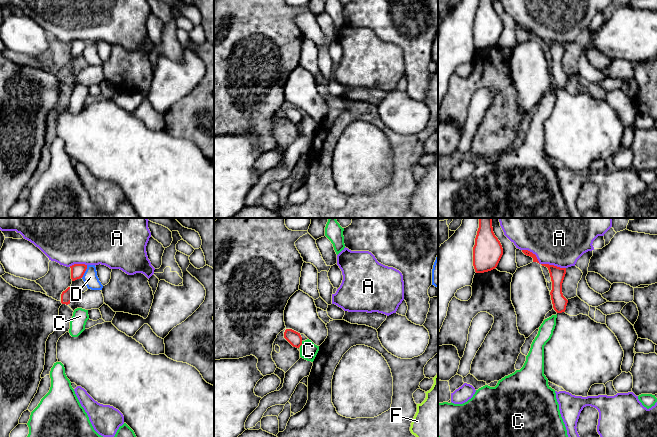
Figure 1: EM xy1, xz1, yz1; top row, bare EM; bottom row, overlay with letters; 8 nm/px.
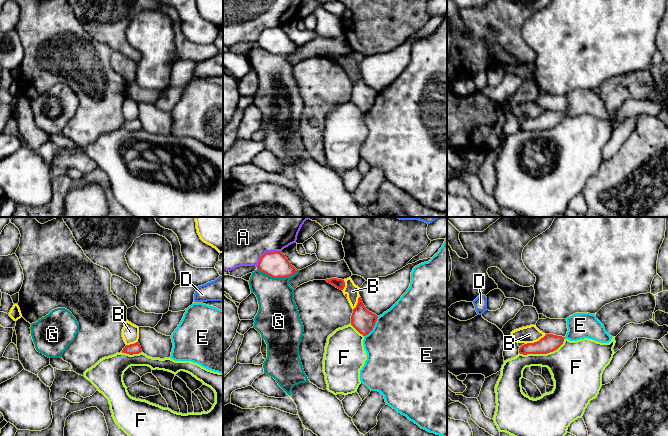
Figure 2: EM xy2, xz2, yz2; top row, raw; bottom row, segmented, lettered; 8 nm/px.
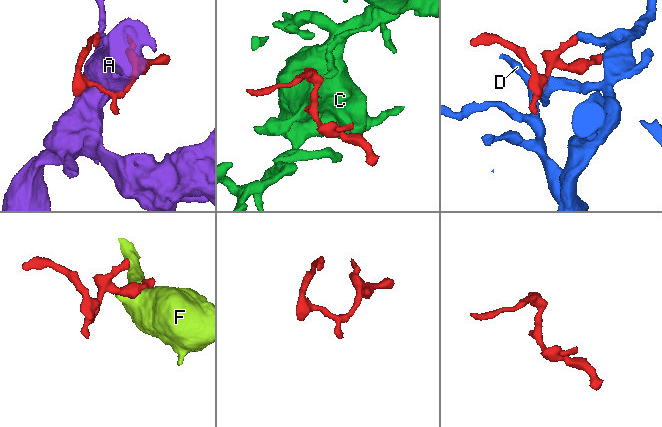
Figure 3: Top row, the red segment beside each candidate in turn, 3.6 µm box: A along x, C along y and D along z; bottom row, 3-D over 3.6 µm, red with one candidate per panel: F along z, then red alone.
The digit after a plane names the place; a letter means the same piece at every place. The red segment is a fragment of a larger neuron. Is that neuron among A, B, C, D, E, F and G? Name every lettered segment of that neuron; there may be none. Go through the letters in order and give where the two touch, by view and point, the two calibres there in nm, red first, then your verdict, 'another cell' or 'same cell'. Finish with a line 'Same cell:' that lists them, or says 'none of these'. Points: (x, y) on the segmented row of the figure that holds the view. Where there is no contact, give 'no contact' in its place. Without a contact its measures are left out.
A: contact yz1 (542, 264); calibres 120 and 460 nm; another cell
B: contact yz2 (535, 342); calibres 140 and 140 nm; another cell
C: contact xz1 (301, 344); calibres 110 and 140 nm; another cell
D: contact xy1 (84, 271); calibres 110 and 120 nm; another cell
E: contact xz2 (373, 327); calibres 180 and 500 nm; another cell
F: contact yz2 (543, 353); calibres 140 and 360 nm; another cell
G: contact xz2 (277, 277); calibres 200 and 300 nm; another cell
Same cell: none of these

